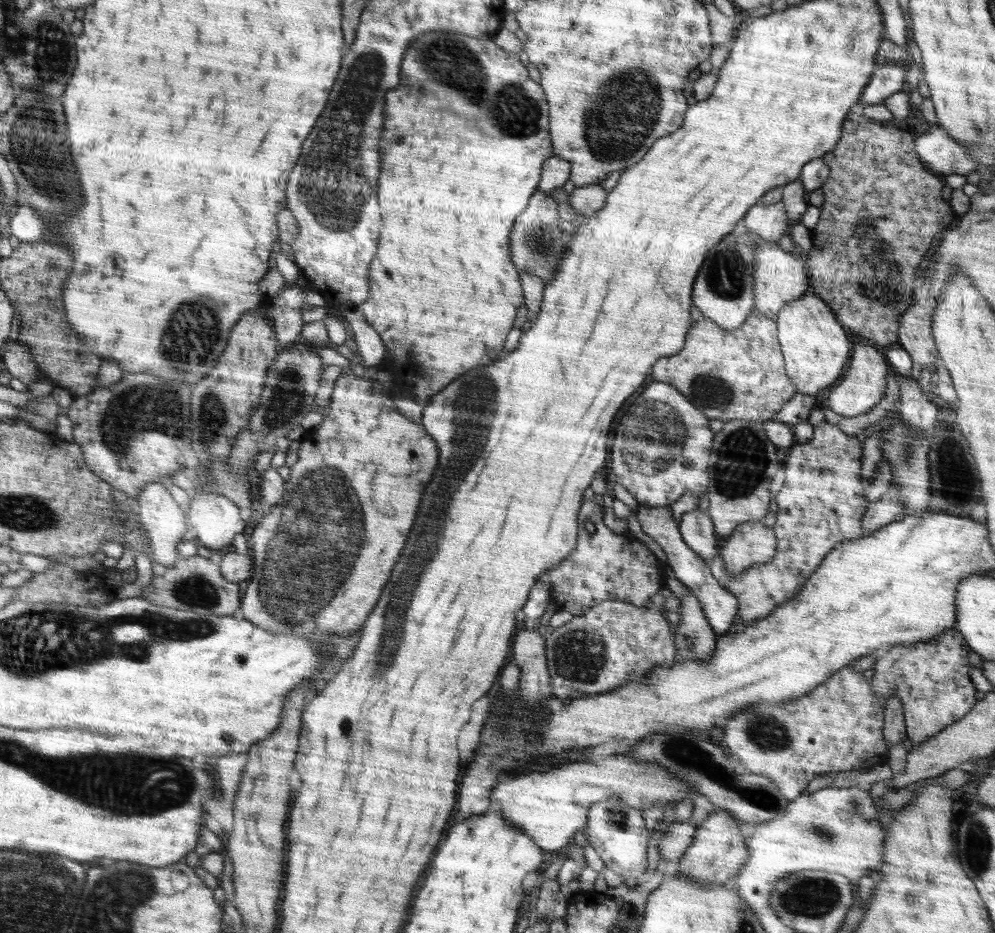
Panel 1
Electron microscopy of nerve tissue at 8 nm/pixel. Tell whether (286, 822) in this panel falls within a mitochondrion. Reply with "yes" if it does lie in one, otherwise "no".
no

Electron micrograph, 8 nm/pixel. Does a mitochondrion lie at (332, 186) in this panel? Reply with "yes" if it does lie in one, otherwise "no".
yes

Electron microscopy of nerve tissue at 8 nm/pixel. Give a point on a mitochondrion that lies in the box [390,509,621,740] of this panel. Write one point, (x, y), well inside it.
(580, 655)

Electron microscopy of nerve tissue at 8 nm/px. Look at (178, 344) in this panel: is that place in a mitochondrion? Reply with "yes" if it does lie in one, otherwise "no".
yes

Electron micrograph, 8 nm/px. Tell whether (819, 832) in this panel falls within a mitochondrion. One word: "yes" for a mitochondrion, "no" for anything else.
yes

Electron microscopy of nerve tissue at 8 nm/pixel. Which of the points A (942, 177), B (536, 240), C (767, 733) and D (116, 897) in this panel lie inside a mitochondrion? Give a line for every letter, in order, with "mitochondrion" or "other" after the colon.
A: other
B: mitochondrion
C: mitochondrion
D: mitochondrion

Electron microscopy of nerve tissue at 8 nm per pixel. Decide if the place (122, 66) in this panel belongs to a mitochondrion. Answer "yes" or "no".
no

